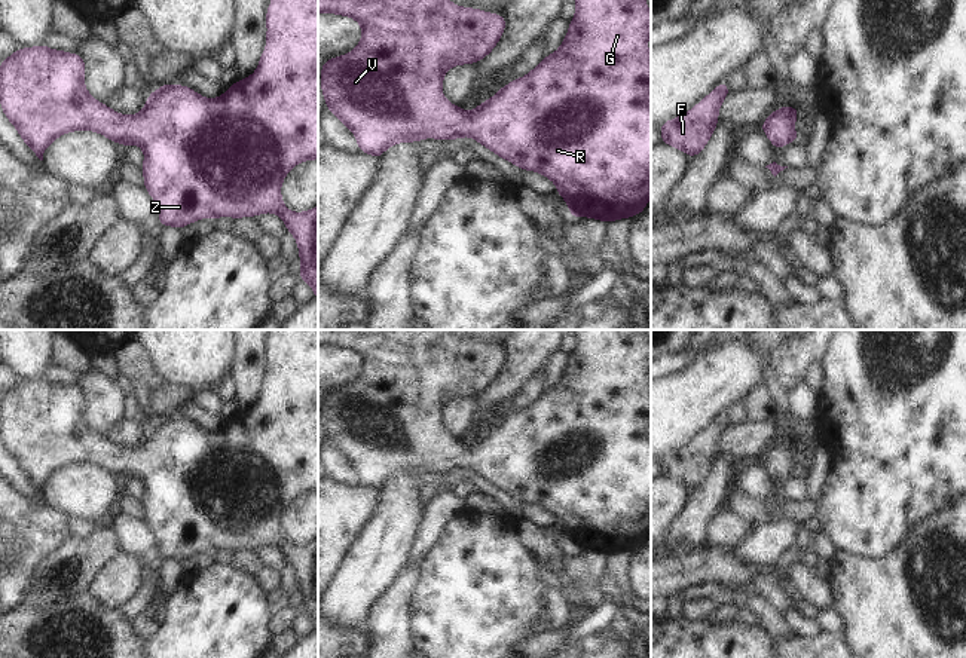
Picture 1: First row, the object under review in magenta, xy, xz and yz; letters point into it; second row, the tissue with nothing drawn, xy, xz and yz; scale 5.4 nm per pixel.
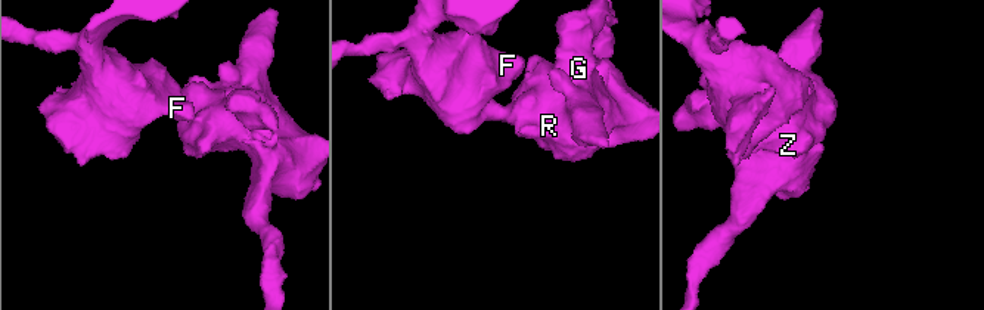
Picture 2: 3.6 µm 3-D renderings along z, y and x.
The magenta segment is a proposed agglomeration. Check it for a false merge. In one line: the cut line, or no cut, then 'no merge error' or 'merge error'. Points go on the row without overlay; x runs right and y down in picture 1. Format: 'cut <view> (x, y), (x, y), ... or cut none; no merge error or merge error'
cut none; no merge error

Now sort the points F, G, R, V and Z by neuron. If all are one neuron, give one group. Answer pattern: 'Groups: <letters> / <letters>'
Groups: F G R V Z

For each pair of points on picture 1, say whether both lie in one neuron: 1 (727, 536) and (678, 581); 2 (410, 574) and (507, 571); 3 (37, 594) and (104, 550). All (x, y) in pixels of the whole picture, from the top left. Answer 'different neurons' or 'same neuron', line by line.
1: different neurons
2: different neurons
3: same neuron

